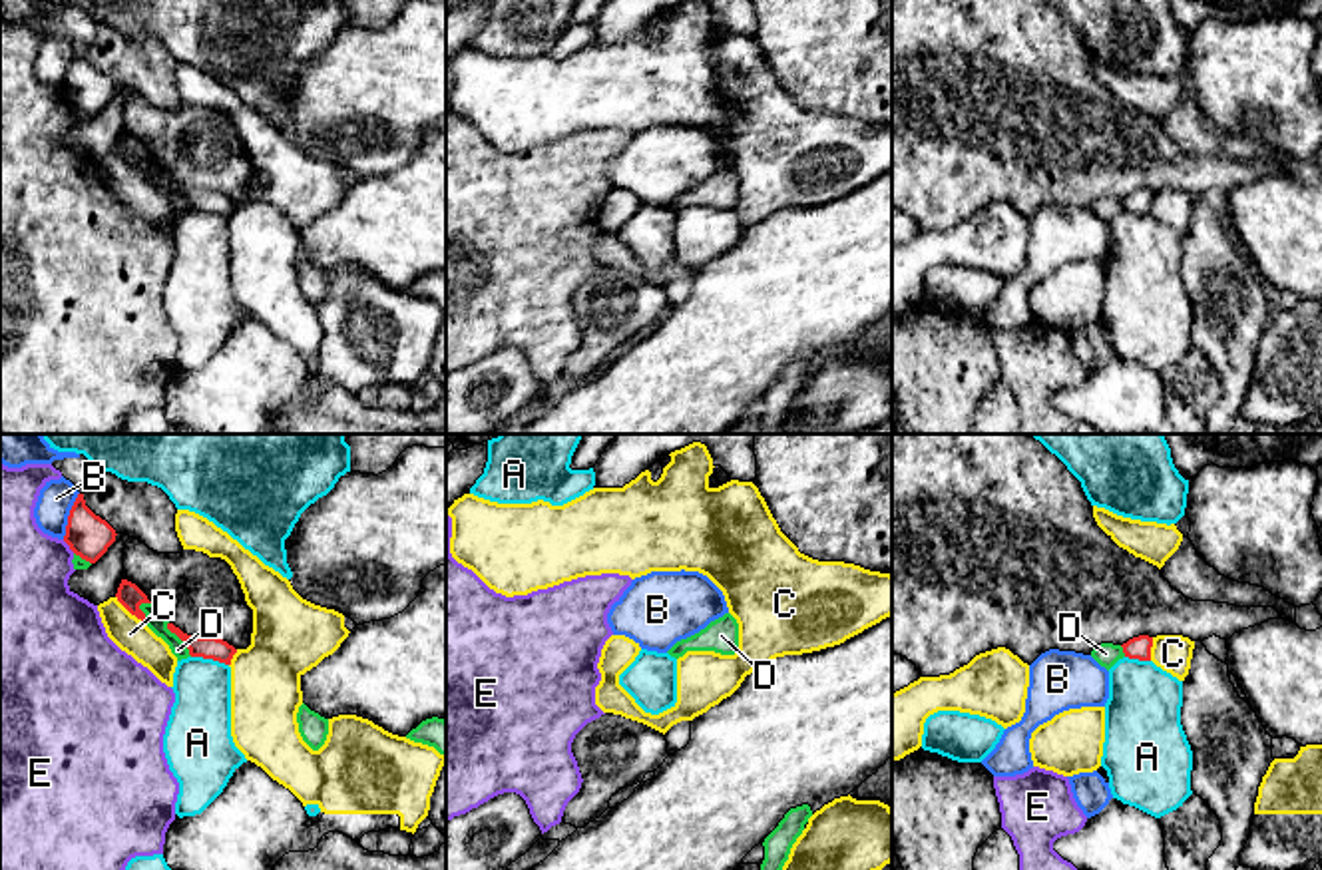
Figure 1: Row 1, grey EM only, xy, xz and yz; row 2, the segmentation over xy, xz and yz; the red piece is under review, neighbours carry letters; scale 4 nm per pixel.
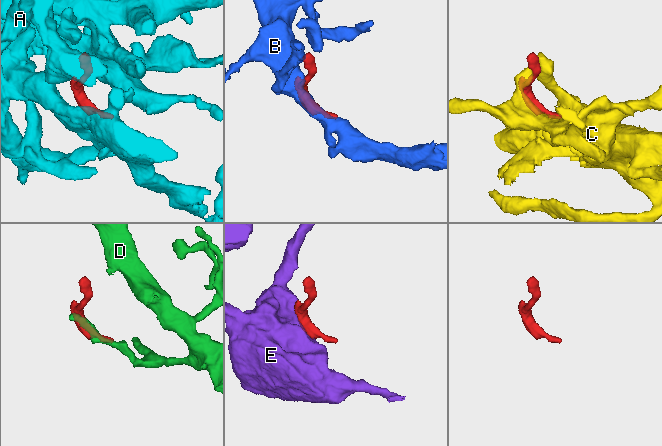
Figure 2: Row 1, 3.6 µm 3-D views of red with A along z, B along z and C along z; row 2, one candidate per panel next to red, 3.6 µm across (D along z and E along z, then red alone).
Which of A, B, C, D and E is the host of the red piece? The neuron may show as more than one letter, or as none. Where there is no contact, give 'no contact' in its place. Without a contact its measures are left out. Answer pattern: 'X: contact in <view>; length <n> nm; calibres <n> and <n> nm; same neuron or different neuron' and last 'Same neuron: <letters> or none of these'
A: contact in xy; length 160 nm; calibres 100 and 240 nm; same neuron
B: contact in xy; length 200 nm; calibres 180 and 140 nm; different neuron
C: contact in xy; length 170 nm; calibres 100 and 140 nm; different neuron
D: contact in xy; length 170 nm; calibres 100 and 80 nm; different neuron
E: contact in xy; length 80 nm; calibres 180 and 420 nm; different neuron
Same neuron: A

